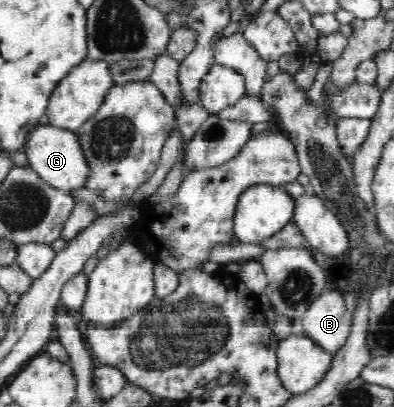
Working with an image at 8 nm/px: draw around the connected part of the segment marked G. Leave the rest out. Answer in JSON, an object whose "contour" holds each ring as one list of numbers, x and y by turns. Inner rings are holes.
{"contour":[[40,125,34,130,24,146,29,166,32,167,41,178,62,194,74,194,78,190,88,188,91,181,91,163,87,161,83,146,80,144,76,132,57,129,48,125]]}

